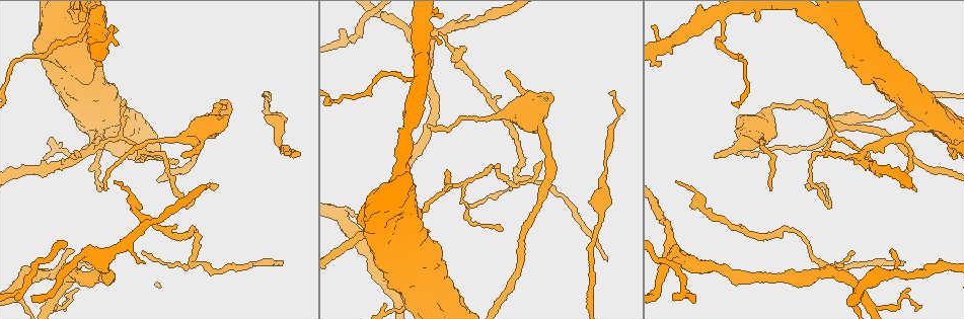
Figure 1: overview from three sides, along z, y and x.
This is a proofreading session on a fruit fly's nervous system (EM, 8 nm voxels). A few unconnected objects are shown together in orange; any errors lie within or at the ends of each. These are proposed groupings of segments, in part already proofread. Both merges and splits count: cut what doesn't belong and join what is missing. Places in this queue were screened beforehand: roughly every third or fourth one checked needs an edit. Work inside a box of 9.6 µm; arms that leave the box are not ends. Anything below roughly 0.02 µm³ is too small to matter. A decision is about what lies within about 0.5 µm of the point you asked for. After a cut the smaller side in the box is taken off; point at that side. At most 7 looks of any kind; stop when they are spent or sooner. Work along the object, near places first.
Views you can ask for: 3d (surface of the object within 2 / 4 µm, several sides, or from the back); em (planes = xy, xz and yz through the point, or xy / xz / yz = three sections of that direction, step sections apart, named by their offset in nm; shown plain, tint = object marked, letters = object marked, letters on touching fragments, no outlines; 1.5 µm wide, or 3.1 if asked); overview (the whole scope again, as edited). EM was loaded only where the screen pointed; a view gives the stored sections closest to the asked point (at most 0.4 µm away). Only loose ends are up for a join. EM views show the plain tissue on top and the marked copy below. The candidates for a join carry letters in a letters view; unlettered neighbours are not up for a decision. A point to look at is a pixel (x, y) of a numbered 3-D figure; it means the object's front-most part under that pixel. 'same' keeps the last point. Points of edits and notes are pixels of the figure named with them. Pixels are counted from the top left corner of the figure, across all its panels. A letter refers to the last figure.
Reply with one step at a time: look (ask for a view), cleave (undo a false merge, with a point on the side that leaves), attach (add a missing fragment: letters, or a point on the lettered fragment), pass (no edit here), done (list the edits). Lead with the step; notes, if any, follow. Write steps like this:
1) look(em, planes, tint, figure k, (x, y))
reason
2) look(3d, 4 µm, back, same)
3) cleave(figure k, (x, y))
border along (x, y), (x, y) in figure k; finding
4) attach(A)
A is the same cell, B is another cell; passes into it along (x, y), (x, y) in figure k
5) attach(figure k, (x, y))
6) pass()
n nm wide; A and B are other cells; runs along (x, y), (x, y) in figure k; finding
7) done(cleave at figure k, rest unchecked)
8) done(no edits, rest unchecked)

look(3d, 4 µm, figure 1, (549, 93))
branch stops here

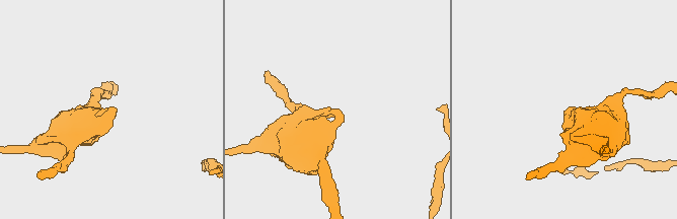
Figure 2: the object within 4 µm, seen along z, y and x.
look(em, yz, step 8, tint, figure 2, (567, 110))

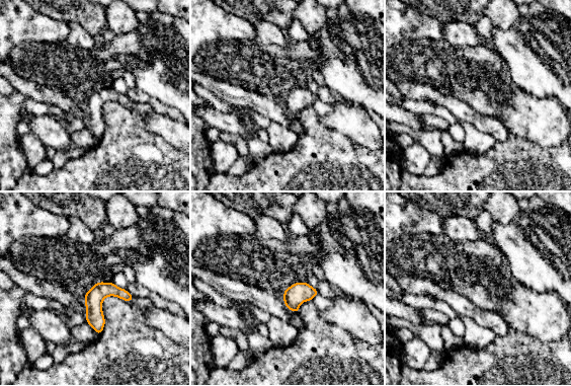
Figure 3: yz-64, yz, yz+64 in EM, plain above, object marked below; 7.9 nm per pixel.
look(em, planes, letters, same)
cut it another way

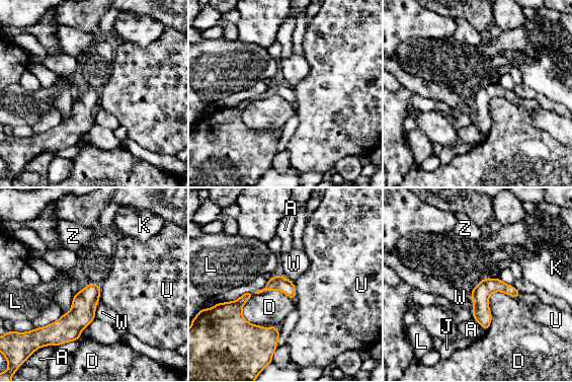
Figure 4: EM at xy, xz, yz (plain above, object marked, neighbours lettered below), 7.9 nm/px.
pass()
120 nm wide; D touches over 440 nm; A, D, J, K, L, U, W and Z are other cells; none of them fits

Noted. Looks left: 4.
look(3d, 4 µm, figure 1, (606, 260))
tapers out

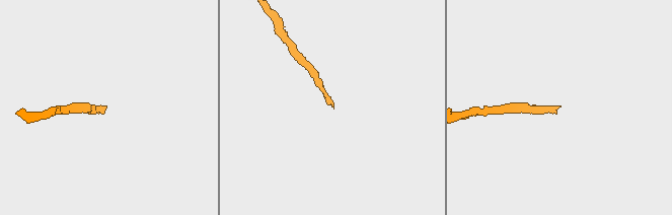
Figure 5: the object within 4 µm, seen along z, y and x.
look(em, planes, letters, figure 5, (104, 107))
need the tissue

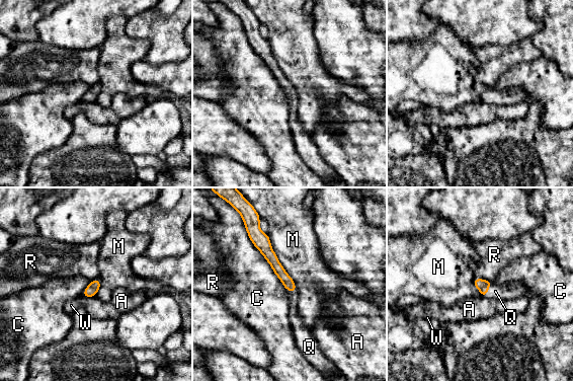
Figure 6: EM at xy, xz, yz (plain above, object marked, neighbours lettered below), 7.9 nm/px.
attach(Q)
Q is the same cell, A, C, M, R and W are other cells; passes into it along (482, 285), (487, 289), (495, 291) in figure 6; the cell continues

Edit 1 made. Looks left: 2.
done(attach at figure 6, rest unchecked)

